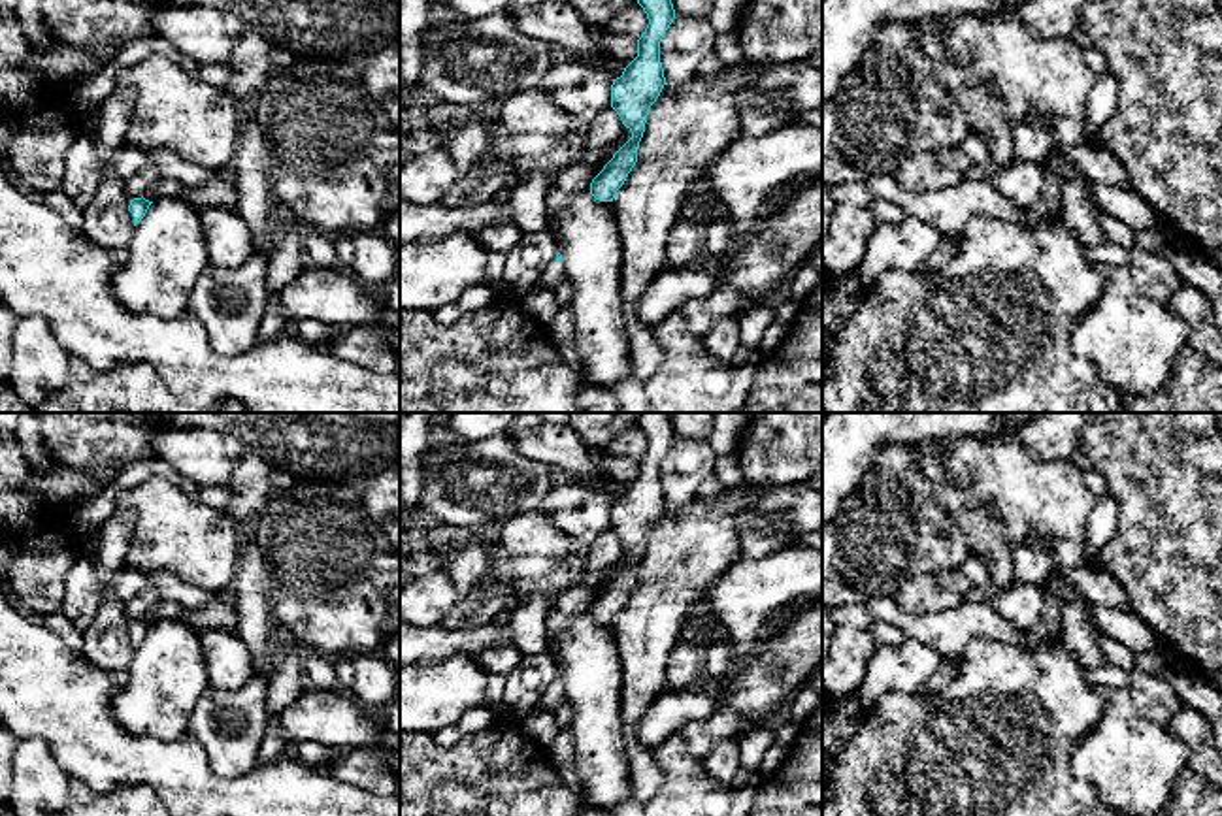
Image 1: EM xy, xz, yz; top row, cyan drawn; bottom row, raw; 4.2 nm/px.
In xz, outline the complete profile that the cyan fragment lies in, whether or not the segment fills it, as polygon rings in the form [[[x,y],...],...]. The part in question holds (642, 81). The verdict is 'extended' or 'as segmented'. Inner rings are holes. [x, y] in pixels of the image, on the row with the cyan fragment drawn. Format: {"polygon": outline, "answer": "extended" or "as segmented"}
{"polygon": [[[637,0],[637,4],[647,13],[649,24],[637,40],[637,57],[611,85],[611,107],[632,132],[632,138],[592,179],[590,194],[600,202],[613,202],[617,190],[636,166],[649,109],[666,85],[660,41],[675,19],[673,4],[671,0]]], "answer": "as segmented"}

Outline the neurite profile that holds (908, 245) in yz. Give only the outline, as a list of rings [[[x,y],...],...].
[[[907,217],[894,226],[875,226],[866,254],[856,266],[856,275],[869,288],[881,273],[892,268],[916,271],[935,254],[941,239],[933,224],[916,217]]]

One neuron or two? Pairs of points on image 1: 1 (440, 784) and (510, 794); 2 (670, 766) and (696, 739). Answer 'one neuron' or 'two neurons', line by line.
1: one neuron
2: two neurons

